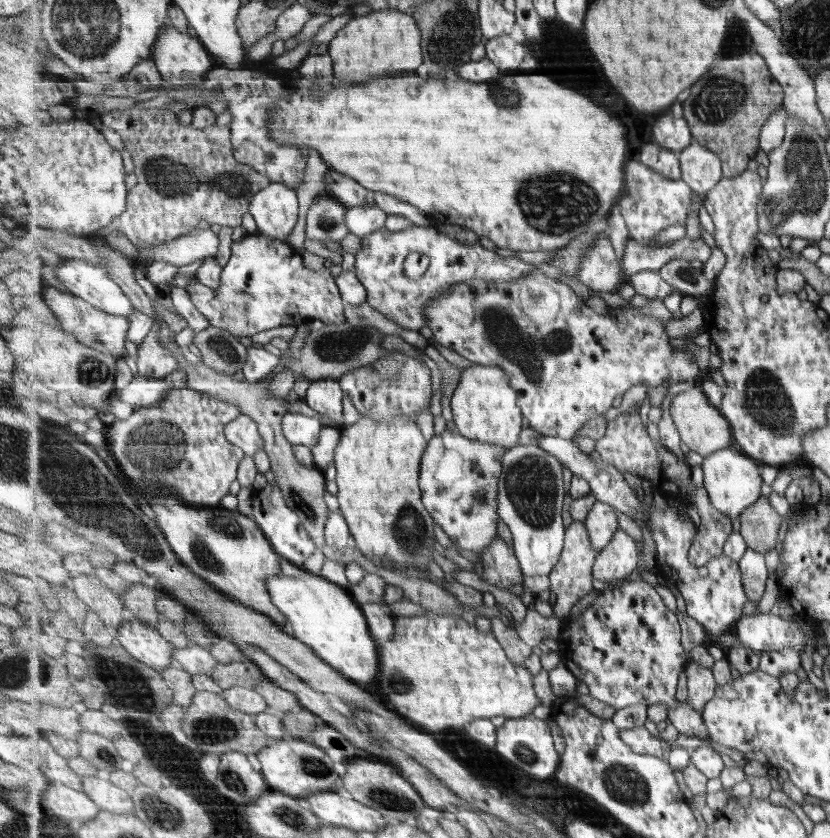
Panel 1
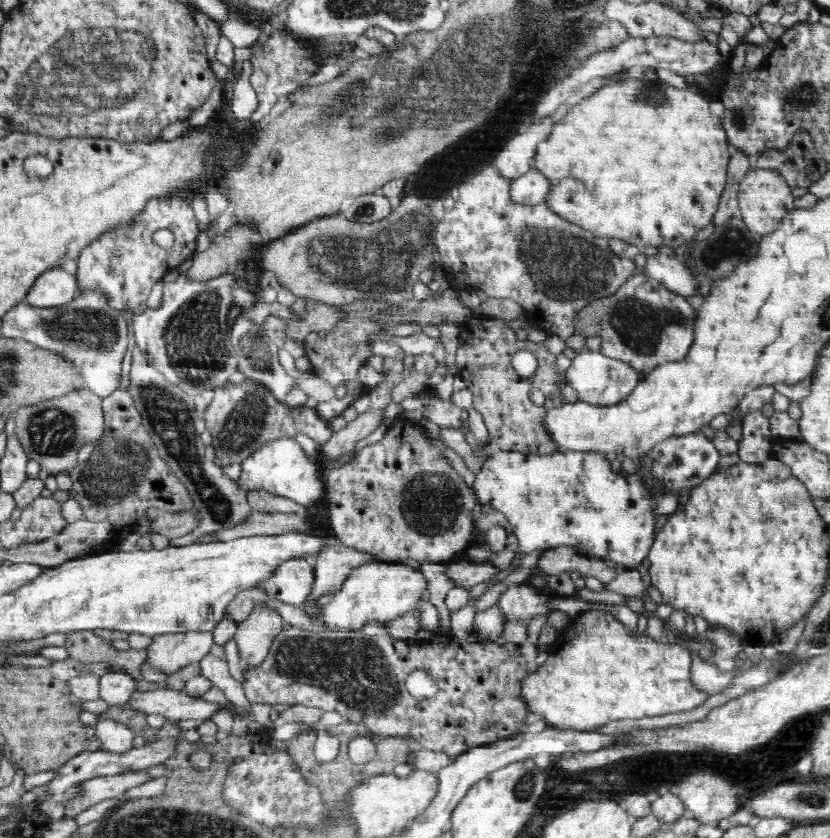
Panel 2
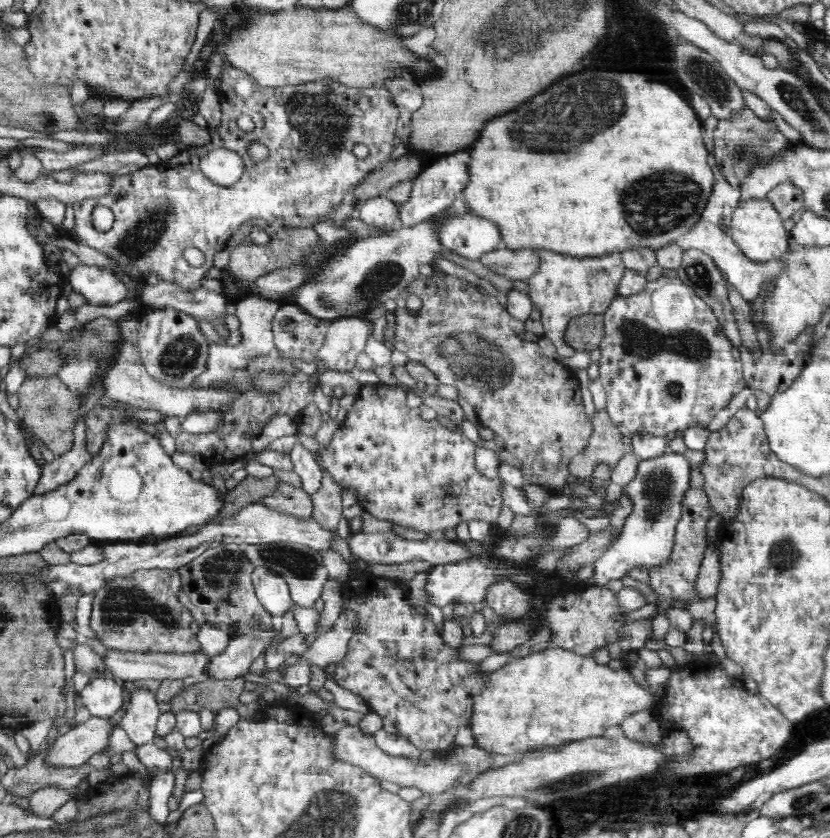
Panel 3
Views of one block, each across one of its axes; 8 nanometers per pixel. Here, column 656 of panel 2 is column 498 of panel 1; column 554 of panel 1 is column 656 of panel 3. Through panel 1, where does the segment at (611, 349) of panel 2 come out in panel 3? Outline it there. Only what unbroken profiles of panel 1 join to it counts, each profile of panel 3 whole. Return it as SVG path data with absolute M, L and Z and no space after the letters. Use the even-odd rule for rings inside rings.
M661 276L647 282L646 288L642 292L633 295L616 295L608 308L603 312L605 333L600 341L599 348L601 356L597 365L599 366L599 379L602 381L606 408L614 426L625 436L632 436L640 431L653 434L654 436L666 437L669 433L681 433L690 427L706 427L718 412L728 408L730 400L740 394L747 386L743 375L743 364L741 354L736 345L726 336L724 328L719 322L718 316L710 305L706 304L698 294L694 292L694 287L682 281L680 277Z

